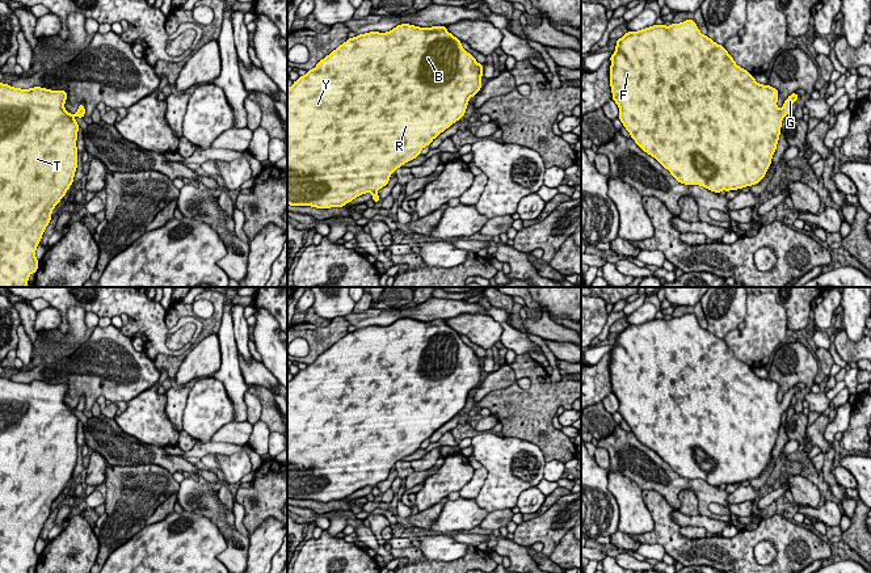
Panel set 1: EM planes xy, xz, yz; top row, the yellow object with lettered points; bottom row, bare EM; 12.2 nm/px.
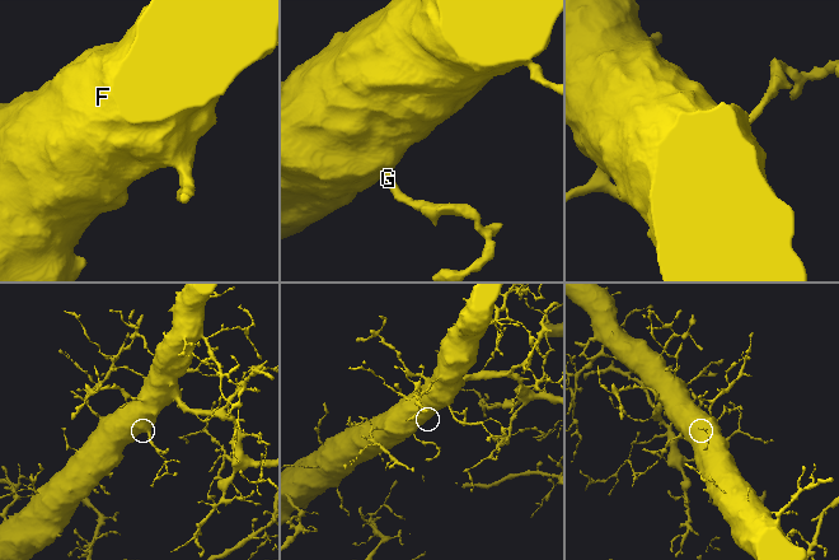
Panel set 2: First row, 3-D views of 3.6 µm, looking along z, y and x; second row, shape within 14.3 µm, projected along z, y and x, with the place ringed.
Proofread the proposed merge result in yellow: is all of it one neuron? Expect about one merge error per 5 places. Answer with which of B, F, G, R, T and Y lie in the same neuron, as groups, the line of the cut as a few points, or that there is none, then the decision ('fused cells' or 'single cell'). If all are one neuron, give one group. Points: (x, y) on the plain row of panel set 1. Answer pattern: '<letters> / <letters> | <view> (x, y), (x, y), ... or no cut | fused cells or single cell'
B F G R T Y | no cut | single cell

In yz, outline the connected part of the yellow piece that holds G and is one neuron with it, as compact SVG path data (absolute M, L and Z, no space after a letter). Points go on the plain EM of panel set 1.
M693 313L628 325L617 334L610 354L611 392L619 400L619 413L636 438L666 462L677 475L720 486L741 484L763 472L778 438L782 413L798 393L796 387L788 389L779 403L778 383L758 378L746 363L735 357L724 340L703 329Z

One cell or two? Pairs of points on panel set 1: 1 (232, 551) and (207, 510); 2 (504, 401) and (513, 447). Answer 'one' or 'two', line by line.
1: one
2: two

